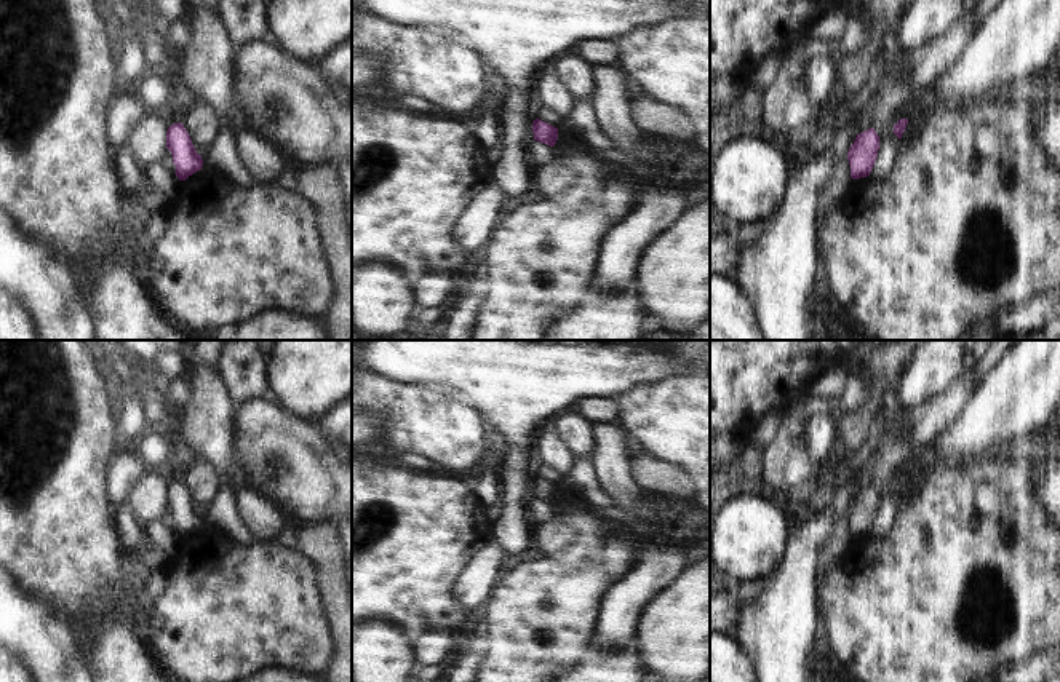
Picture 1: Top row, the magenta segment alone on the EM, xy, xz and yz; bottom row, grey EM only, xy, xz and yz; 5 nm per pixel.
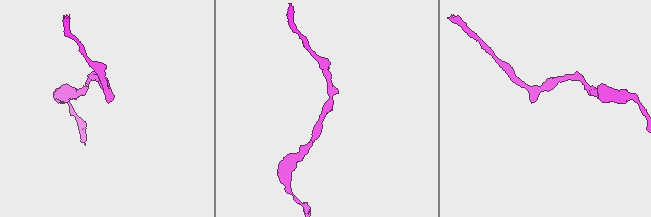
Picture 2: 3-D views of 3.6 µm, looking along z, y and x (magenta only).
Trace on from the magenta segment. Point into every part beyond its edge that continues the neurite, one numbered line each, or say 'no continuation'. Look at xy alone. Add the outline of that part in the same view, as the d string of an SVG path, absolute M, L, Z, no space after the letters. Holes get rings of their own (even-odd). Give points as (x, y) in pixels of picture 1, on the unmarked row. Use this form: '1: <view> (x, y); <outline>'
no continuation

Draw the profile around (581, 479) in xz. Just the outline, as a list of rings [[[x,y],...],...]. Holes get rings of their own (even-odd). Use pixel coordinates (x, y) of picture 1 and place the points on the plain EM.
[[[577,460],[566,478],[561,479],[560,487],[574,490],[593,508],[612,506],[611,498],[603,492],[598,479],[595,478],[592,460]]]

